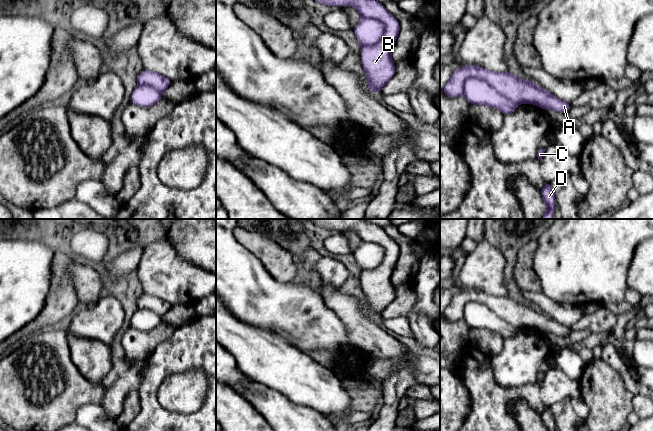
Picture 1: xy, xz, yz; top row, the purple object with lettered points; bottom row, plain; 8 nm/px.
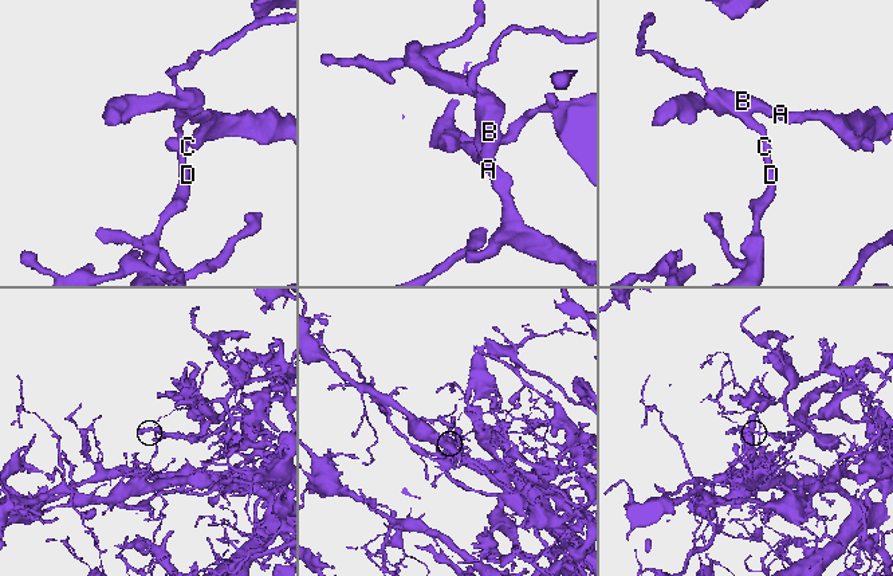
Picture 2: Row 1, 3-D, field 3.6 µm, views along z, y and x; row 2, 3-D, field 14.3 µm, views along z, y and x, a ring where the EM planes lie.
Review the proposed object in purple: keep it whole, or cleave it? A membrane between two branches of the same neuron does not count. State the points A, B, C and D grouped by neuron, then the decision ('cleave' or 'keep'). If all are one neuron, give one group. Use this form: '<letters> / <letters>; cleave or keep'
A B / C D; cleave

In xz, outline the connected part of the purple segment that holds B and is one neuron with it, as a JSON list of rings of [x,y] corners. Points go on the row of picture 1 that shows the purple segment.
[[[374,0],[315,1],[329,6],[351,5],[362,17],[378,20],[384,25],[384,32],[377,44],[361,47],[361,64],[367,75],[367,87],[372,93],[381,92],[395,73],[391,51],[400,30],[398,20],[386,10],[383,4]]]

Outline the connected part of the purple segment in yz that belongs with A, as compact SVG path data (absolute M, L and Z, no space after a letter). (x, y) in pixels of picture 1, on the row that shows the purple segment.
M465 65L453 70L450 80L443 88L443 93L451 98L463 95L464 83L468 78L486 81L498 93L515 104L531 103L543 110L552 109L567 113L569 103L557 99L550 92L528 80L522 80L509 72L493 72L475 65Z

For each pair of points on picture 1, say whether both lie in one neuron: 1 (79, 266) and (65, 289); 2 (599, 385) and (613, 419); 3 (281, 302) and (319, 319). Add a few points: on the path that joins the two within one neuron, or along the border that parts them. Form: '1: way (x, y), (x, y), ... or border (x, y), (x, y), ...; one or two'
1: border (76, 260), (68, 266), (67, 275), (79, 302); two
2: way (604, 393), (609, 401), (609, 411); one
3: way (290, 310), (293, 310), (303, 319), (310, 319); one

